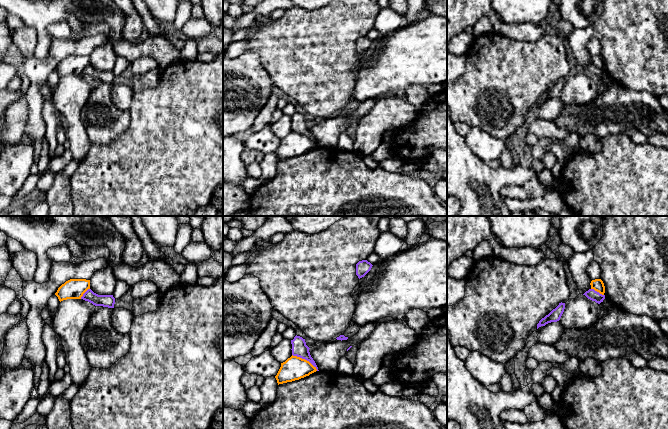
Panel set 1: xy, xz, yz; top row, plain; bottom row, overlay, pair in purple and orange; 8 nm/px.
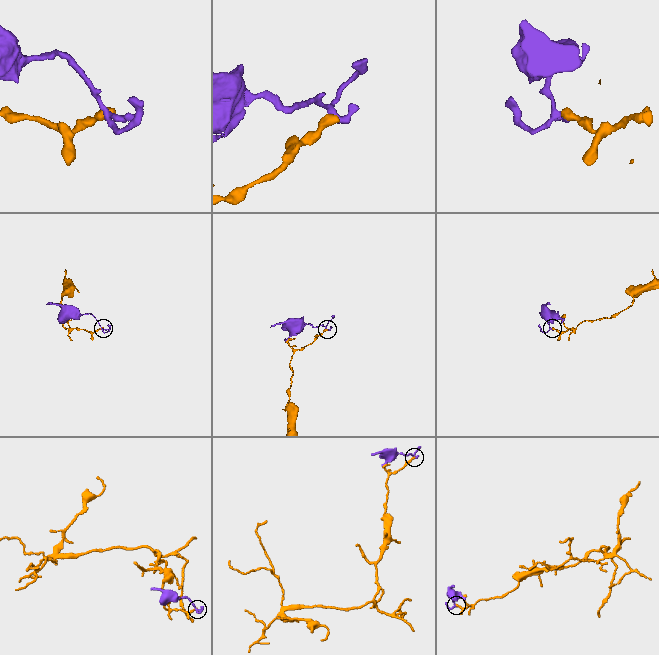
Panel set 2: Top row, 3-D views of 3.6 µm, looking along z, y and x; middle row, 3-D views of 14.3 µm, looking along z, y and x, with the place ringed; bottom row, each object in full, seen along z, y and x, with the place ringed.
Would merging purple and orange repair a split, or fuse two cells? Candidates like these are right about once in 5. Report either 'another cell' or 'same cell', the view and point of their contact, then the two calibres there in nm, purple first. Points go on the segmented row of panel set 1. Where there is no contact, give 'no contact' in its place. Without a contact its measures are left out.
another cell; contact xz (305, 359); calibres 130 and 190 nm

